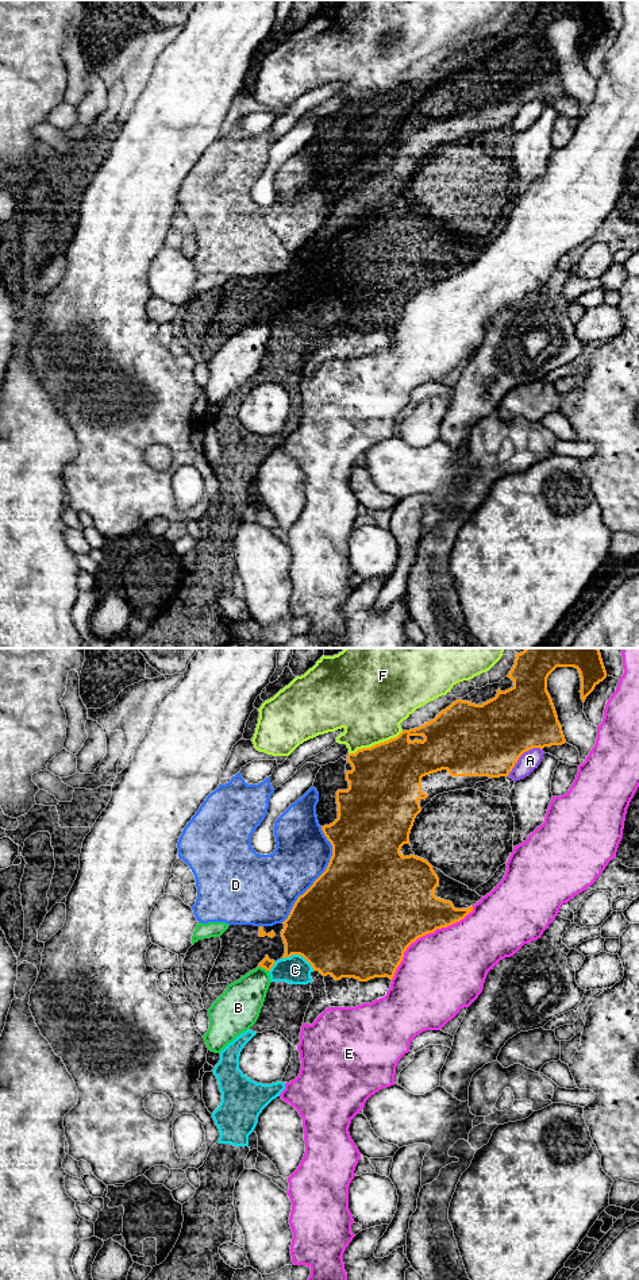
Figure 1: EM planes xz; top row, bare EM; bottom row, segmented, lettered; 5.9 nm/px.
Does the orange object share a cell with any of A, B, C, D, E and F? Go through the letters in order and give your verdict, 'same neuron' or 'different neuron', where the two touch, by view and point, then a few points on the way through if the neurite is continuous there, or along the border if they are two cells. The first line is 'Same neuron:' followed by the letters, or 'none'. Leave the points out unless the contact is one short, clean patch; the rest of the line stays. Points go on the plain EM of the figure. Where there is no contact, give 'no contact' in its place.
Same neuron: C
A: different neuron | xz (522, 105)
B: different neuron | xz (264, 319)
C: same neuron | xz (299, 305) | across xz (330, 277), (299, 305), (295, 322)
D: different neuron | xz (320, 227)
E: different neuron | xz (426, 285)
F: different neuron | xz (376, 96)

